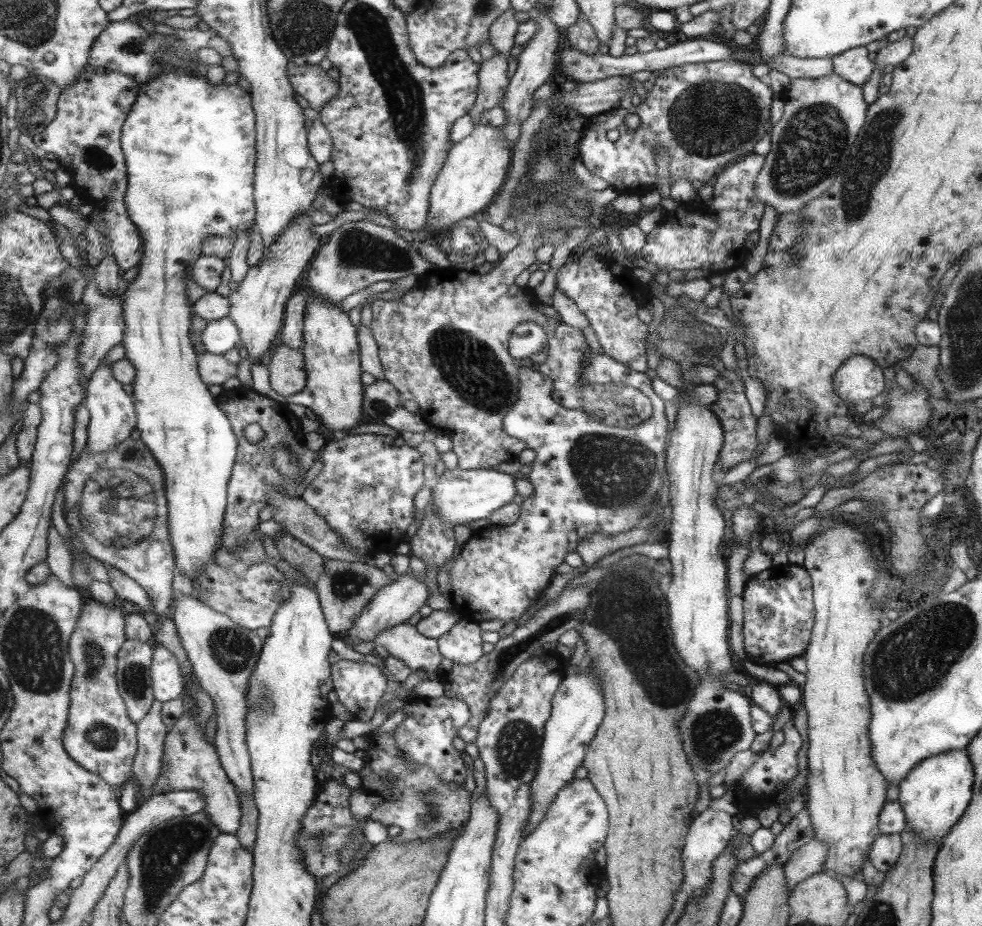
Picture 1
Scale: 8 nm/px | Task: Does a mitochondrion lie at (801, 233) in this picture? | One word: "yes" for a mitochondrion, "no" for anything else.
yes

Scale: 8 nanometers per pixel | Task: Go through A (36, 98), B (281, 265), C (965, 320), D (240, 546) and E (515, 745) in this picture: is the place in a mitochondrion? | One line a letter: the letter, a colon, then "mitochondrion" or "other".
A: mitochondrion
B: other
C: mitochondrion
D: mitochondrion
E: mitochondrion

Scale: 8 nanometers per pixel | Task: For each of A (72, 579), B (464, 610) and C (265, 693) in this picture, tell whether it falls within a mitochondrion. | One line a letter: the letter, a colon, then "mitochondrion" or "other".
A: other
B: other
C: mitochondrion

